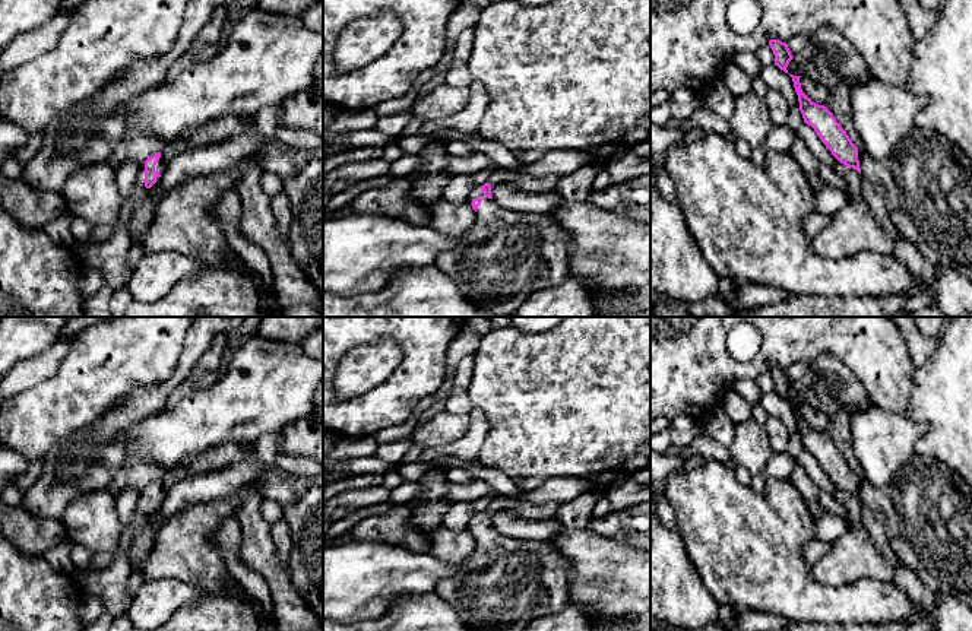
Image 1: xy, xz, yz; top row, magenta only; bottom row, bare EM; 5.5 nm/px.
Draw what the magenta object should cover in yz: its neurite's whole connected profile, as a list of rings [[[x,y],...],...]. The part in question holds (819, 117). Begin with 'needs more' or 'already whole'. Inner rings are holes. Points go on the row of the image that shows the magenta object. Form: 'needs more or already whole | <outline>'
needs more | [[[789,74],[798,95],[800,111],[804,123],[811,126],[832,155],[848,168],[865,175],[883,197],[889,219],[897,234],[912,242],[919,254],[935,269],[953,269],[972,280],[972,162],[950,140],[914,127],[911,134],[884,161],[871,158],[865,149],[858,149],[846,131],[824,107],[813,102],[801,89],[800,77]]]

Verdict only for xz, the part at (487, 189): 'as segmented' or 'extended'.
extended

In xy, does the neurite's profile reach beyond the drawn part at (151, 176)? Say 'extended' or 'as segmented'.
extended

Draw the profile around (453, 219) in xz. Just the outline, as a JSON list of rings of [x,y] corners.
[[[440,199],[431,207],[430,225],[441,234],[460,237],[475,223],[475,219],[475,210],[468,200],[463,203],[452,203]]]

